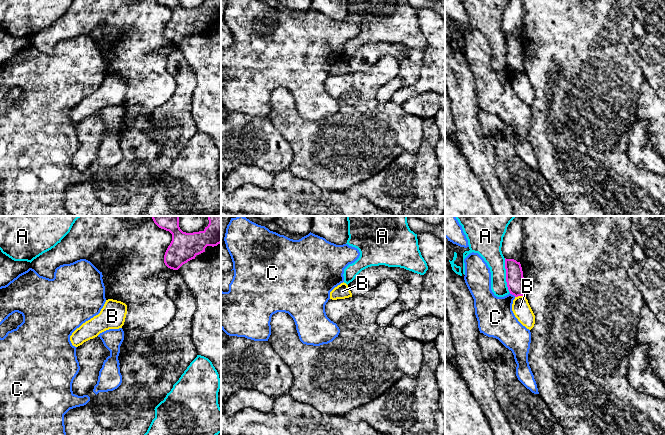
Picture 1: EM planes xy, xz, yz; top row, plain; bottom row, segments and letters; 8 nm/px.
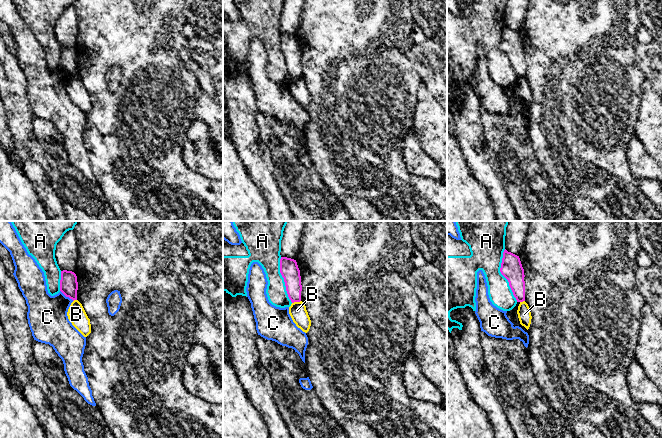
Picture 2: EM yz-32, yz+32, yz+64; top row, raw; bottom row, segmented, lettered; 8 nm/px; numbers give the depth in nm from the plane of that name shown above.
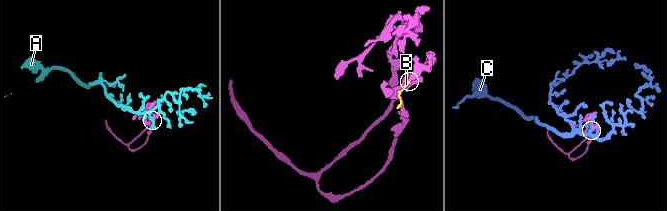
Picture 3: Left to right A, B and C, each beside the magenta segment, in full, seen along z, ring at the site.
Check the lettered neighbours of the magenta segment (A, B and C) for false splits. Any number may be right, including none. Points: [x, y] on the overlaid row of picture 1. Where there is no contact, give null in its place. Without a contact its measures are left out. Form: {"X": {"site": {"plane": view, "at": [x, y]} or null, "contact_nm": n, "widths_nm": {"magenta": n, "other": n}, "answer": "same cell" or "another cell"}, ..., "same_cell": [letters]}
{"A": {"site": {"plane": "yz", "at": [506, 275]}, "contact_nm": 280, "widths_nm": {"magenta": 140, "other": 180}, "answer": "another cell"}, "B": {"site": {"plane": "yz", "at": [519, 295]}, "contact_nm": 70, "widths_nm": {"magenta": 140, "other": 140}, "answer": "another cell"}, "C": {"site": {"plane": "yz", "at": [512, 294]}, "contact_nm": 60, "widths_nm": {"magenta": 140, "other": 300}, "answer": "another cell"}, "same_cell": []}

